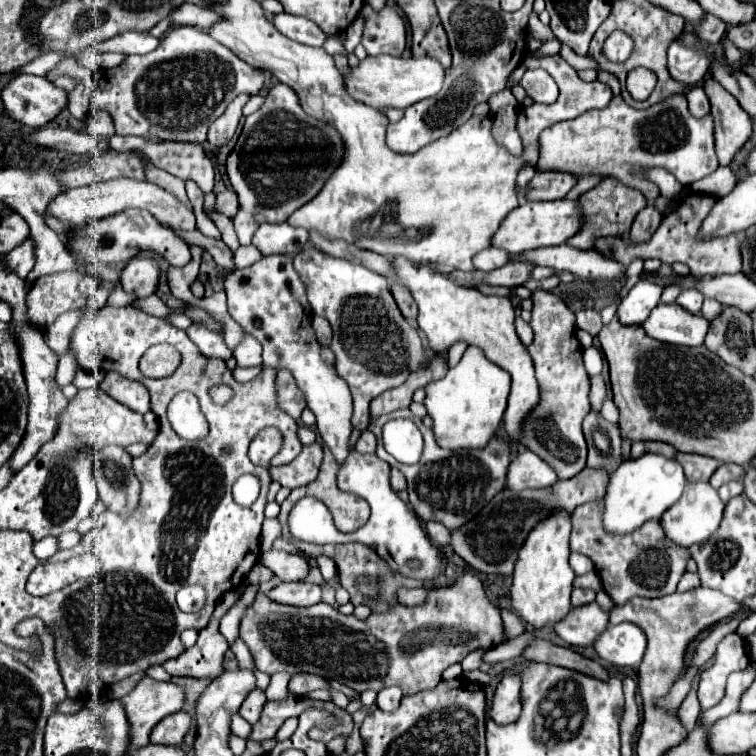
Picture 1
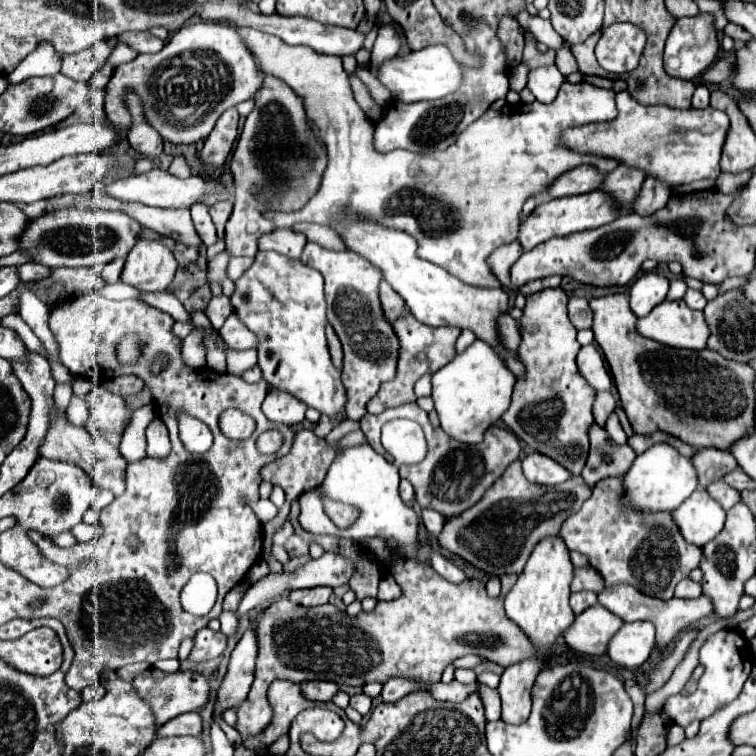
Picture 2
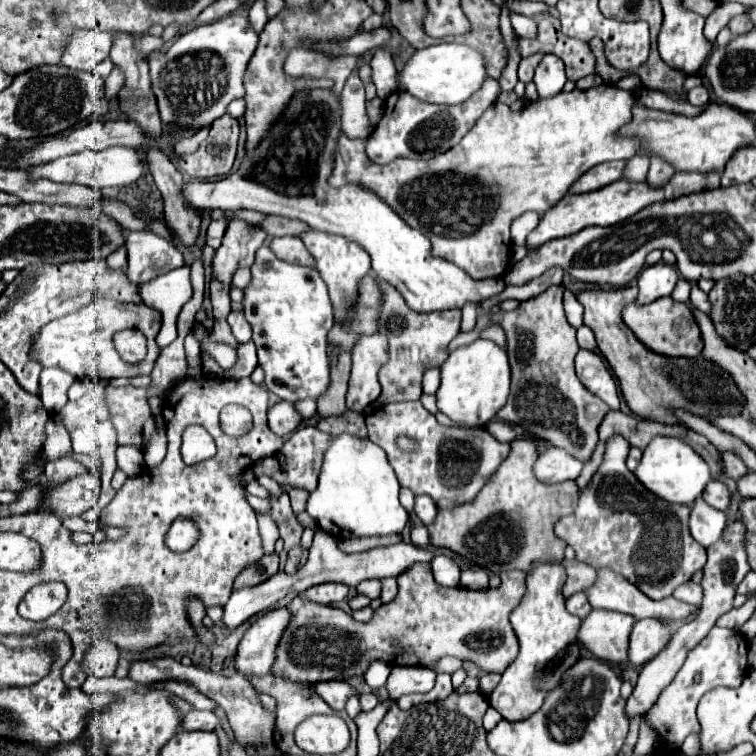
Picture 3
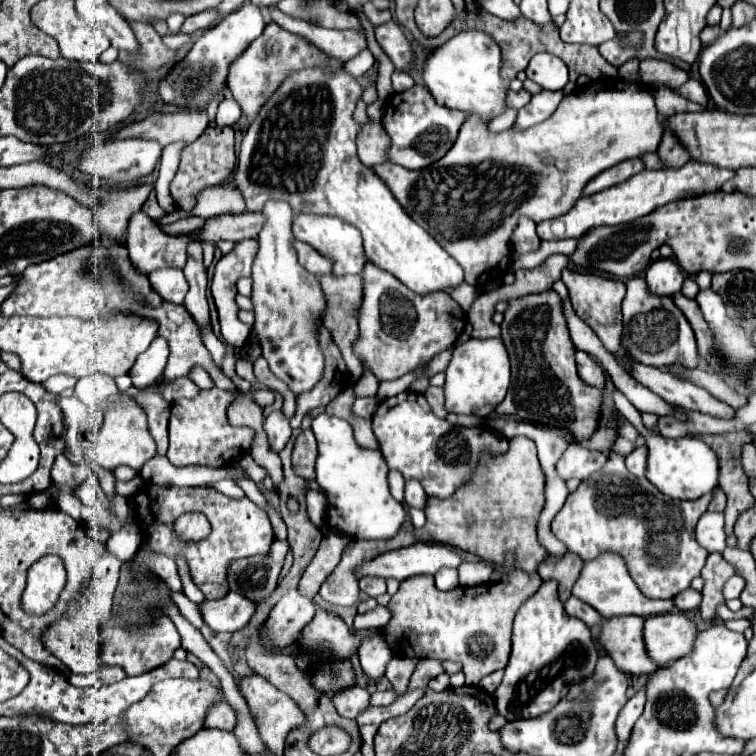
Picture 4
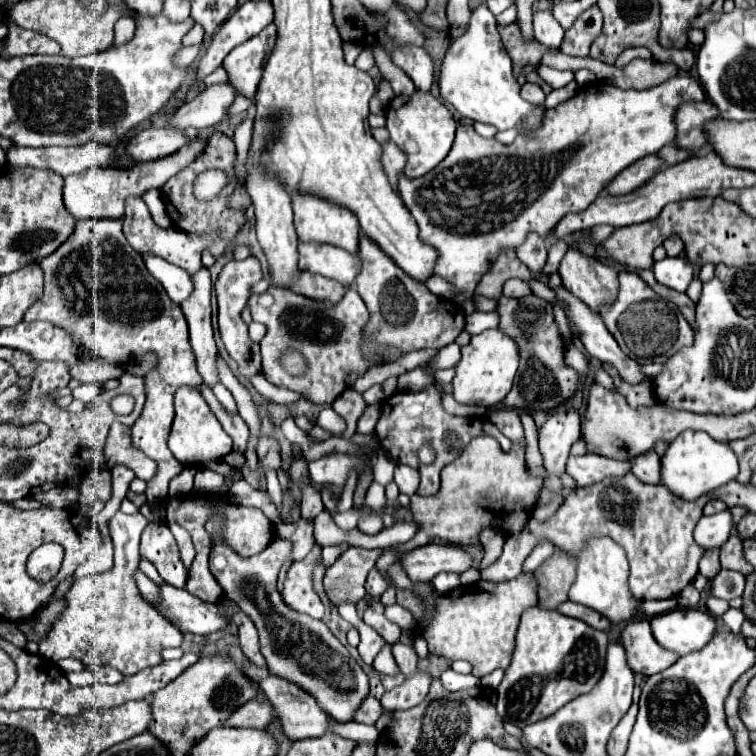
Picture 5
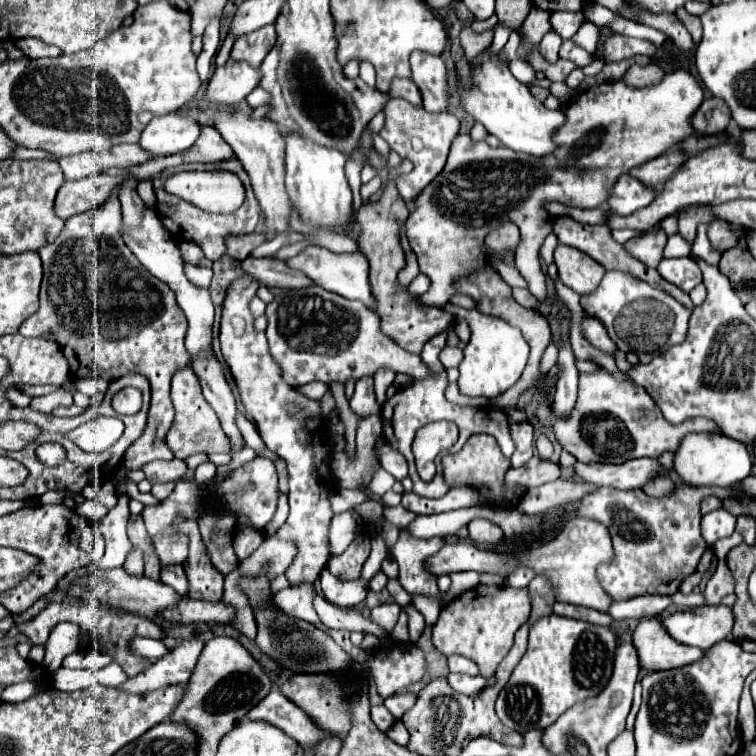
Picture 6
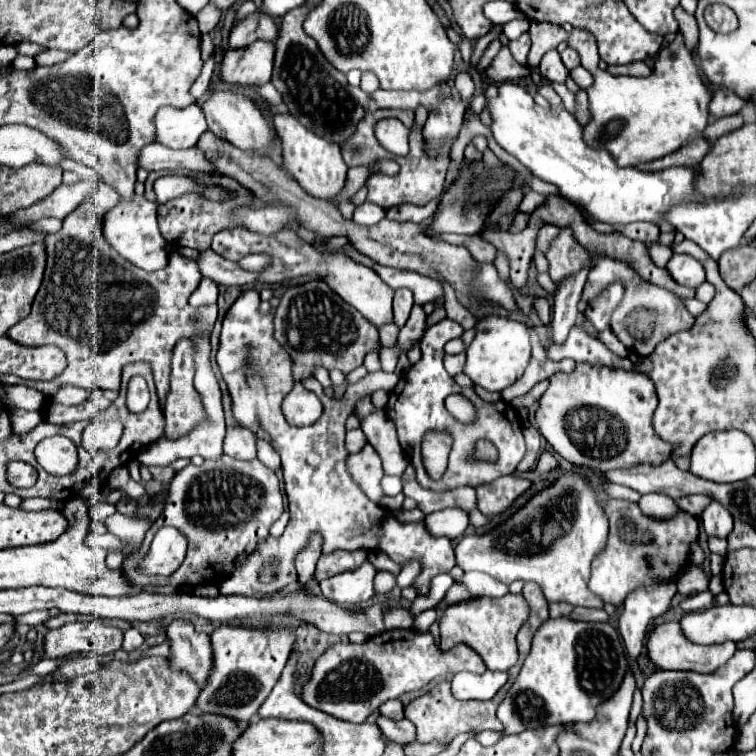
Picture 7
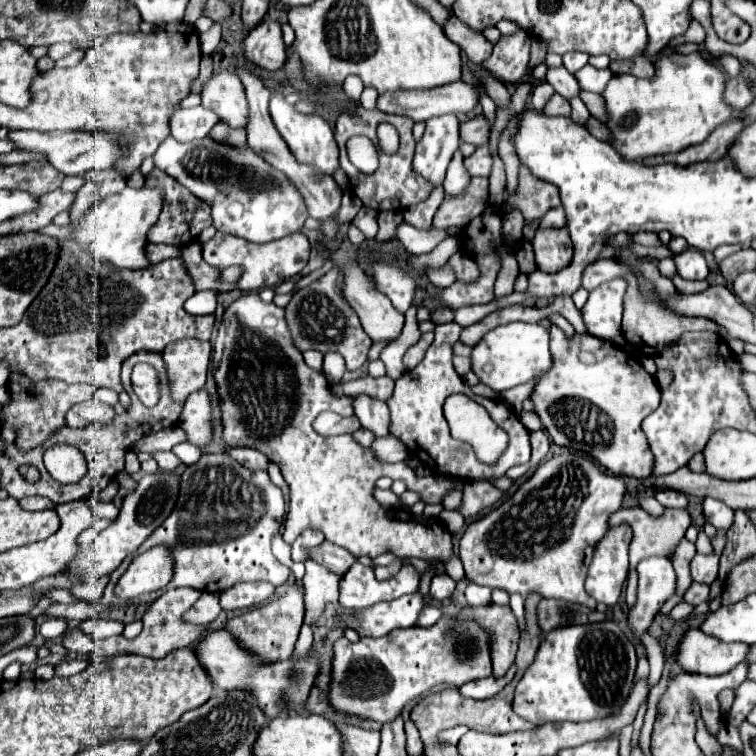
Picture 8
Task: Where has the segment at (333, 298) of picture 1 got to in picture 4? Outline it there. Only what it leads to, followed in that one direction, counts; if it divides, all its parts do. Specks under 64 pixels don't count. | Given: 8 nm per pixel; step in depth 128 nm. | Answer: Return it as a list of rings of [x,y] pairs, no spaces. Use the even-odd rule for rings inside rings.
[[[298,214],[292,224],[292,234],[296,240],[310,244],[314,250],[318,250],[322,256],[330,258],[334,262],[332,274],[334,276],[346,276],[346,274],[360,274],[366,266],[366,256],[362,248],[362,236],[352,228],[350,224],[342,222],[336,216],[312,216],[312,214]],[[362,362],[362,368],[364,368],[364,372],[362,372],[360,380],[354,384],[354,396],[356,396],[356,398],[376,396],[376,394],[378,394],[378,386],[380,386],[380,382],[376,380],[376,376],[372,374],[372,370],[370,370],[364,362]]]

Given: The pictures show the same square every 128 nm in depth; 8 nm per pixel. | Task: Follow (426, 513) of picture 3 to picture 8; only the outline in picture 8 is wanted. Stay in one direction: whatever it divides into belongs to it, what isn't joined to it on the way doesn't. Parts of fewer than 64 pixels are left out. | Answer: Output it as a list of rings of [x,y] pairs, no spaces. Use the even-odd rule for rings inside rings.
[[[358,394],[356,402],[354,402],[354,410],[356,416],[362,424],[362,428],[370,430],[374,436],[388,436],[388,420],[390,420],[390,412],[386,402],[374,400],[366,394]]]

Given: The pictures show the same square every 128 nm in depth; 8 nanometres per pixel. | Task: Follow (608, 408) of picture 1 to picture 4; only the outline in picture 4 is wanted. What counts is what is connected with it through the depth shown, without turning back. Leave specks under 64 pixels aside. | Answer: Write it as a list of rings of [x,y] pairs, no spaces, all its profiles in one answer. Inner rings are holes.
[[[608,452],[608,464],[584,480],[576,492],[572,492],[564,508],[552,520],[554,536],[566,544],[566,548],[578,556],[600,556],[600,552],[616,552],[622,556],[632,580],[640,592],[648,598],[674,598],[678,592],[690,588],[690,582],[700,576],[706,564],[708,552],[696,542],[694,526],[698,518],[706,512],[712,494],[698,500],[672,500],[664,496],[646,478],[632,476],[624,466],[624,456]]]

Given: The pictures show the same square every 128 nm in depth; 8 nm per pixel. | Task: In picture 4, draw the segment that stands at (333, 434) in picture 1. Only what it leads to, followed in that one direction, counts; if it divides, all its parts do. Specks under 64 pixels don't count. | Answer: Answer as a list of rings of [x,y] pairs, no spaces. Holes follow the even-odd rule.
[[[270,200],[266,202],[264,210],[266,224],[258,236],[260,250],[256,254],[254,266],[252,266],[252,304],[254,304],[254,330],[258,334],[258,342],[262,346],[262,356],[268,360],[268,366],[272,368],[272,374],[286,382],[290,392],[296,396],[300,392],[312,390],[312,386],[320,380],[324,372],[324,354],[320,352],[320,344],[316,340],[316,320],[322,320],[324,316],[324,292],[320,288],[320,280],[316,274],[306,272],[296,258],[296,252],[290,244],[292,240],[292,208],[286,202]]]

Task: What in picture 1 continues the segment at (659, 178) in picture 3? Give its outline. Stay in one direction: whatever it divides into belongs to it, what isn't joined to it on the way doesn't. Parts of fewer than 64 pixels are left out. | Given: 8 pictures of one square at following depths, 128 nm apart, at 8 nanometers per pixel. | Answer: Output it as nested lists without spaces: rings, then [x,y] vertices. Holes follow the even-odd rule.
[[[648,204],[632,222],[632,228],[628,232],[628,240],[632,240],[632,244],[638,244],[640,240],[648,240],[648,236],[652,236],[652,232],[660,226],[662,214]]]

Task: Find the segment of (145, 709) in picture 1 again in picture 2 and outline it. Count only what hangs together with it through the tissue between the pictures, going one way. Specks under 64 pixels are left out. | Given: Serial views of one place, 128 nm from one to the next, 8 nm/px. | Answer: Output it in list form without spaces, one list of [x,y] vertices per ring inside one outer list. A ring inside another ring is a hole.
[[[148,668],[146,672],[142,672],[140,676],[134,678],[132,686],[136,688],[136,694],[152,708],[152,712],[156,712],[156,726],[162,726],[164,722],[168,722],[170,718],[174,718],[178,714],[198,710],[200,706],[204,706],[208,702],[208,678],[204,678],[202,674],[196,674],[196,672],[166,674],[156,668]]]

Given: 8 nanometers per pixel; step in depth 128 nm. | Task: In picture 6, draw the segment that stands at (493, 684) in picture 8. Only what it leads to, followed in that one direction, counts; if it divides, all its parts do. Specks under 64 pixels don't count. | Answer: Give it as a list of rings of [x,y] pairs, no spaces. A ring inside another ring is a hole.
[[[448,674],[446,676],[452,690],[462,694],[476,694],[488,686],[488,680],[482,676],[464,676],[464,674]]]

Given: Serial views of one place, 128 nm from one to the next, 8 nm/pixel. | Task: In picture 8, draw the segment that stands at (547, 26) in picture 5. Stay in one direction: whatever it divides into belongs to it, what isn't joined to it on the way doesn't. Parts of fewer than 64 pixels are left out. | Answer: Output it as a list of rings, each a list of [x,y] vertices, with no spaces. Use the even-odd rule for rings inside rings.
[[[548,66],[546,82],[548,82],[560,96],[564,96],[564,98],[578,96],[578,92],[580,92],[580,86],[578,86],[574,74],[570,74],[564,66],[558,66],[558,68]]]

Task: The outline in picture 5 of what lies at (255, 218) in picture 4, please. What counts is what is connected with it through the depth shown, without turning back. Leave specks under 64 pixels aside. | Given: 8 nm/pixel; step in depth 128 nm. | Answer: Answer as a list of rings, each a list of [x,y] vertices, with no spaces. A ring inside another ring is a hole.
[[[130,198],[126,202],[126,214],[124,214],[124,234],[130,242],[130,246],[138,252],[138,254],[154,254],[160,256],[180,268],[184,268],[188,274],[194,274],[200,270],[202,262],[200,262],[200,254],[208,248],[208,244],[212,244],[212,240],[218,236],[218,232],[210,232],[206,236],[200,234],[186,234],[180,232],[178,228],[160,228],[154,224],[146,204],[142,198]]]

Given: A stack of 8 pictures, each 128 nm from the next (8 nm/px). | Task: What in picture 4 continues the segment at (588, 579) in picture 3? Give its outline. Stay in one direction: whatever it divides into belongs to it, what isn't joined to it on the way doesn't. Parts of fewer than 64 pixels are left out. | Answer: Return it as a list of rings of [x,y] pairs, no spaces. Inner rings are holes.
[[[568,552],[568,554],[562,556],[562,558],[558,558],[558,556],[546,558],[546,560],[540,564],[538,574],[540,574],[542,580],[558,580],[558,582],[560,582],[560,590],[558,590],[558,592],[560,592],[560,600],[566,602],[566,600],[570,598],[570,592],[572,592],[572,590],[568,590],[568,588],[564,586],[564,580],[572,580],[572,586],[574,586],[574,582],[578,580],[578,576],[580,576],[580,572],[582,572],[582,566],[584,566],[584,562],[580,560],[580,556]]]

